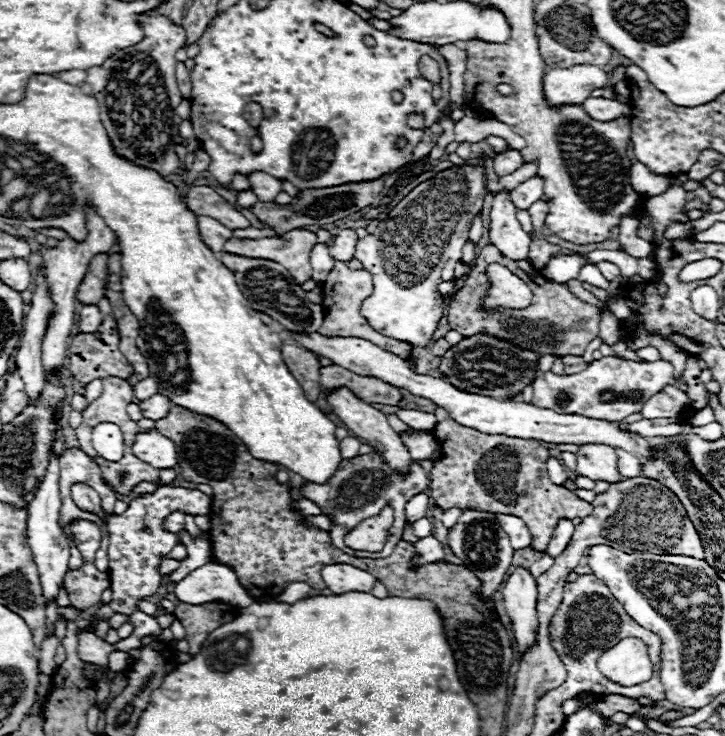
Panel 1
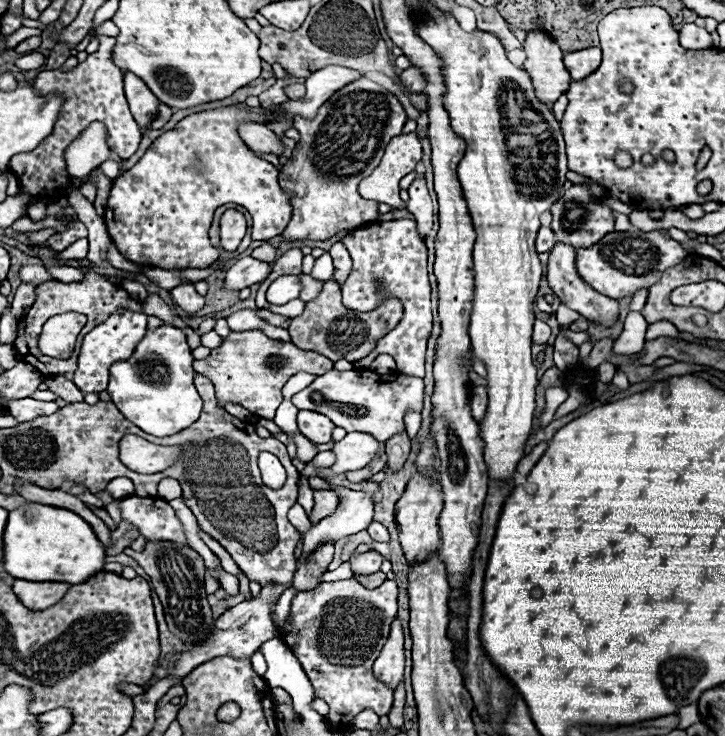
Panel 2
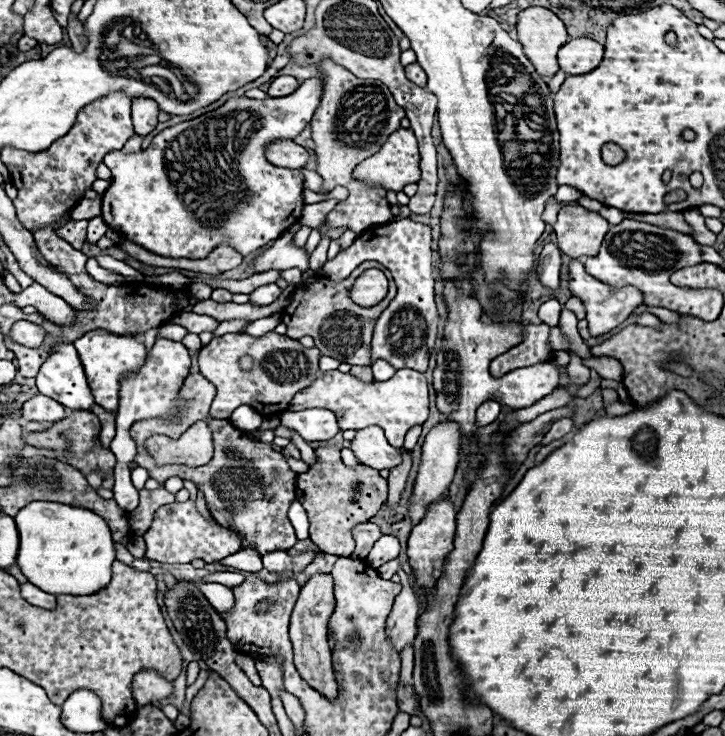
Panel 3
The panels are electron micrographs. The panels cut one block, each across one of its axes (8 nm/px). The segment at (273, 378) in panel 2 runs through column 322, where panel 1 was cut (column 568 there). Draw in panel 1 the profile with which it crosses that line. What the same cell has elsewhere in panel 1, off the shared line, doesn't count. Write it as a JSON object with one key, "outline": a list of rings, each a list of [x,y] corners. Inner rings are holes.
{"outline":[[[564,356],[562,358],[566,374],[576,374],[576,370],[584,370],[584,366],[588,366],[588,362],[584,362],[580,356]]]}

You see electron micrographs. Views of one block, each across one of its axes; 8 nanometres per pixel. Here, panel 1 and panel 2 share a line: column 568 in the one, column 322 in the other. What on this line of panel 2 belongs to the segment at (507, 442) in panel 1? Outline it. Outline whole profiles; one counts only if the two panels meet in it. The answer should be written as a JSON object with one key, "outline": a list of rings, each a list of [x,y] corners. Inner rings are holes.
{"outline":[[[316,492],[314,494],[314,510],[312,510],[312,524],[320,522],[322,518],[328,518],[336,512],[336,496],[332,492]]]}

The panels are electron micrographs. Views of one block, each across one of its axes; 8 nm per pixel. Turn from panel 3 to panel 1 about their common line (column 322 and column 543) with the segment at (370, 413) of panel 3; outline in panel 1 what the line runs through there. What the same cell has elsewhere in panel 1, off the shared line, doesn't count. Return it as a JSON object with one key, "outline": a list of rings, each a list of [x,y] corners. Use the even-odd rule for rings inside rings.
{"outline":[[[600,358],[600,360],[594,360],[588,364],[586,370],[578,372],[578,374],[554,374],[554,372],[544,372],[542,376],[538,376],[534,380],[534,398],[532,398],[532,404],[534,406],[548,406],[548,410],[556,410],[560,414],[584,414],[586,418],[600,418],[600,420],[608,420],[608,422],[622,422],[626,416],[630,414],[636,414],[642,410],[644,402],[652,396],[652,394],[658,394],[666,384],[672,384],[672,386],[680,386],[682,390],[687,392],[687,384],[684,384],[684,380],[674,380],[672,376],[674,372],[674,366],[666,360],[656,360],[656,362],[648,362],[648,364],[638,364],[638,362],[632,362],[632,360],[618,360],[618,358]]]}

